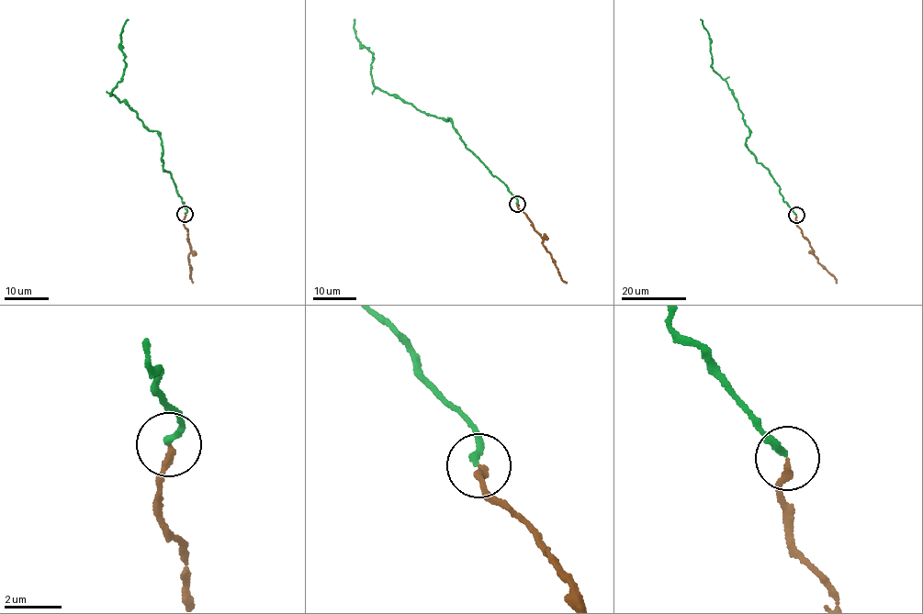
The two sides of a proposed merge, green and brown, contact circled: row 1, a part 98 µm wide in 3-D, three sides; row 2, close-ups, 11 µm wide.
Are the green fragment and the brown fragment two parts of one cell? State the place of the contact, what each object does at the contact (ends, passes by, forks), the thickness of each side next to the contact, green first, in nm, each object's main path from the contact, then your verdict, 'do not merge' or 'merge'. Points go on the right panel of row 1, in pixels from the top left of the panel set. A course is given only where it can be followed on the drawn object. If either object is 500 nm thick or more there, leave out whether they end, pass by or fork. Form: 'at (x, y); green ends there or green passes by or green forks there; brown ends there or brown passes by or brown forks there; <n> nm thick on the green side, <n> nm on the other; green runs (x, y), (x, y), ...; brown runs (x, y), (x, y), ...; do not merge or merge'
at (796, 215); green ends there; brown ends there; 240 nm thick on the green side, 200 nm on the other; green runs (796, 215), (782, 199), (770, 171), (748, 148), (748, 128), (734, 92), (712, 66), (708, 30), (700, 19); brown runs (796, 215), (796, 225), (802, 236), (817, 262), (834, 276), (836, 284); merge

